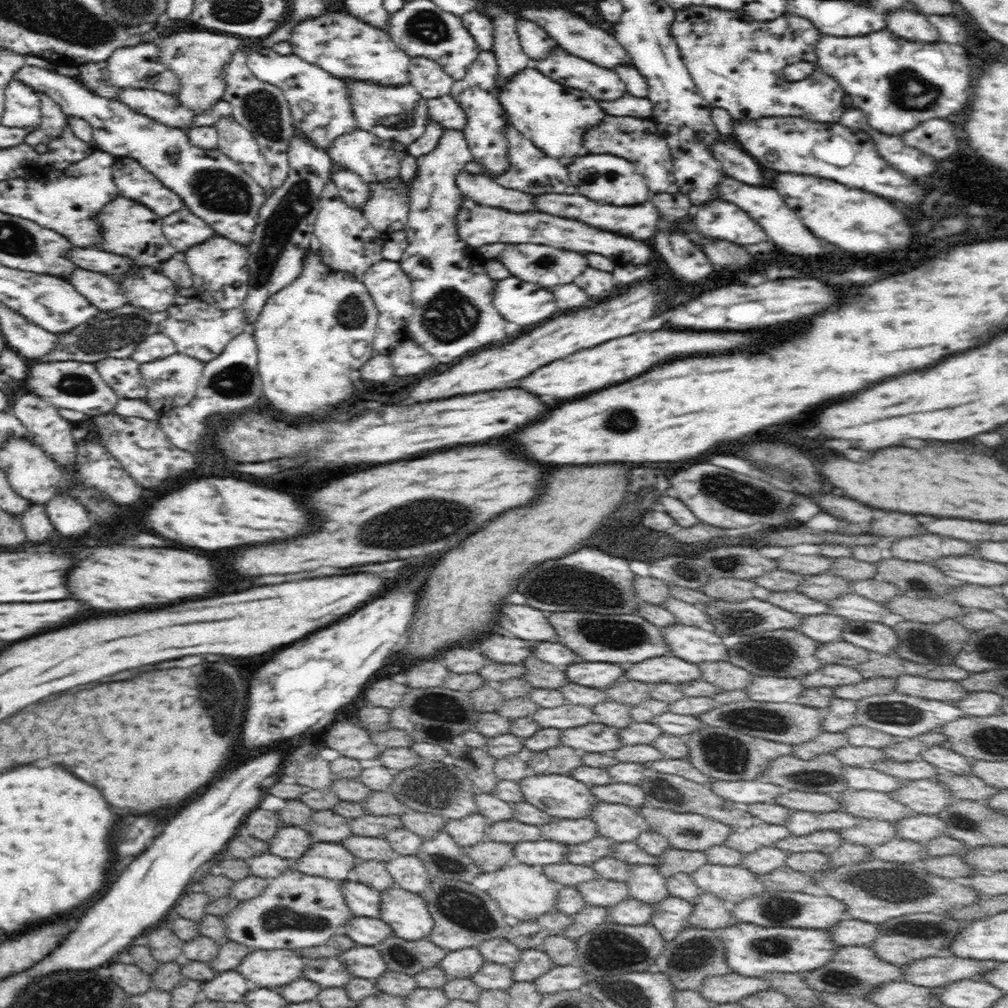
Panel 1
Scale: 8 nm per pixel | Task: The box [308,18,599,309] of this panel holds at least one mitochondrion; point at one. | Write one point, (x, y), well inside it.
(403, 119)

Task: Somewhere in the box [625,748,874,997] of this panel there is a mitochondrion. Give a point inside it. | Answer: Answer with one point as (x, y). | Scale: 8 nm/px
(693, 954)

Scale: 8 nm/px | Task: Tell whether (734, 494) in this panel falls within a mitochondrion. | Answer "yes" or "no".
yes

